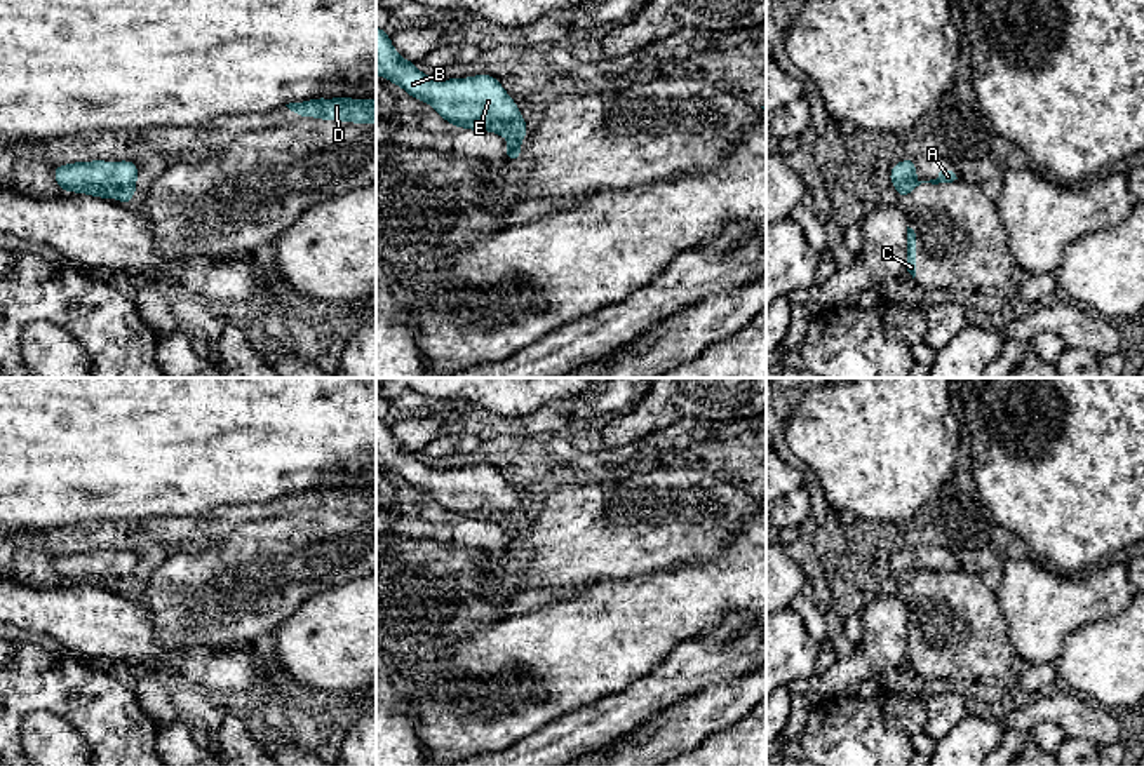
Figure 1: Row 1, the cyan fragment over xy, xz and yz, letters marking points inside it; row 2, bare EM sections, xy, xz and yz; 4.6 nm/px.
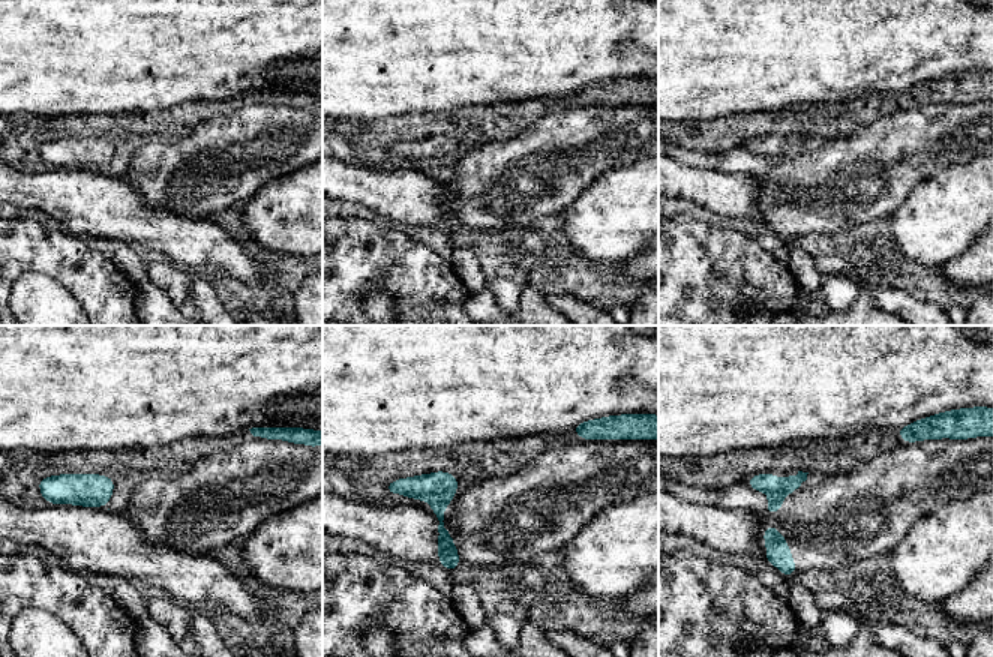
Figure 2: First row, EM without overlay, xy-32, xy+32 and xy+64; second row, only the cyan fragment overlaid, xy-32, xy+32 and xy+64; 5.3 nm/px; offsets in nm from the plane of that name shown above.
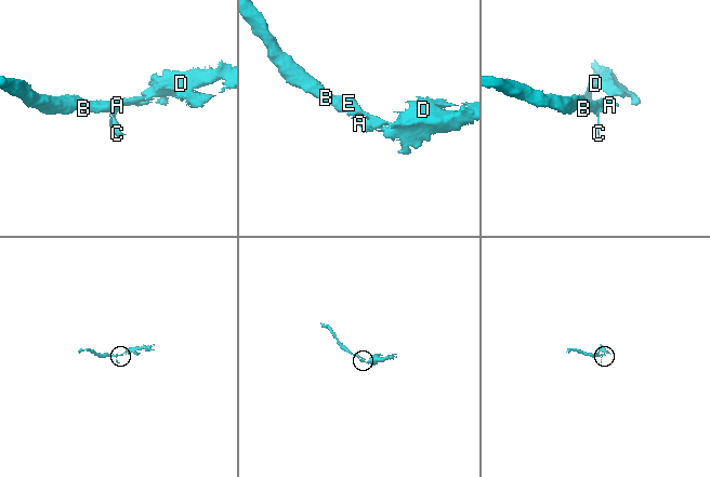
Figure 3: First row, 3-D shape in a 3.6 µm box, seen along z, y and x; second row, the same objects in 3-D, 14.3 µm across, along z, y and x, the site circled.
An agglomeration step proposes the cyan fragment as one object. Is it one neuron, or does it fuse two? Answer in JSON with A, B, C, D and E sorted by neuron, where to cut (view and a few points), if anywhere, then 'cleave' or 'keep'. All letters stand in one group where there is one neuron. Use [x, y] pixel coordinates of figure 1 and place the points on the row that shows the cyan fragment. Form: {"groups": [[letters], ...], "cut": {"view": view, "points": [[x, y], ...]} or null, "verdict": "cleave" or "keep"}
{"groups": [["A", "B", "C", "D", "E"]], "cut": null, "verdict": "keep"}

